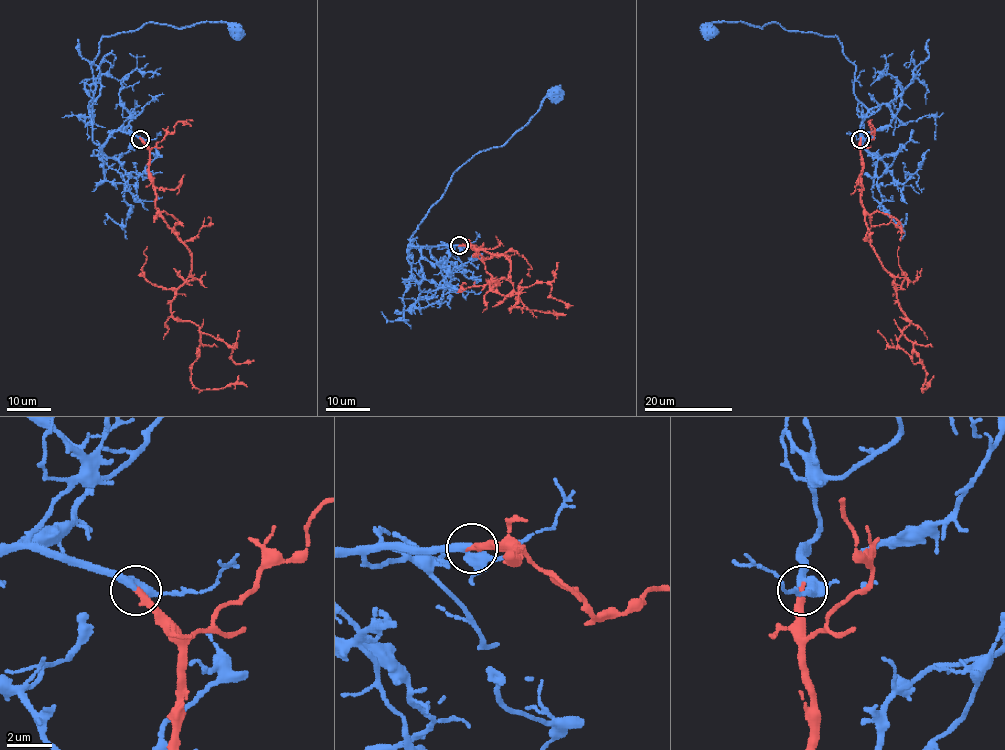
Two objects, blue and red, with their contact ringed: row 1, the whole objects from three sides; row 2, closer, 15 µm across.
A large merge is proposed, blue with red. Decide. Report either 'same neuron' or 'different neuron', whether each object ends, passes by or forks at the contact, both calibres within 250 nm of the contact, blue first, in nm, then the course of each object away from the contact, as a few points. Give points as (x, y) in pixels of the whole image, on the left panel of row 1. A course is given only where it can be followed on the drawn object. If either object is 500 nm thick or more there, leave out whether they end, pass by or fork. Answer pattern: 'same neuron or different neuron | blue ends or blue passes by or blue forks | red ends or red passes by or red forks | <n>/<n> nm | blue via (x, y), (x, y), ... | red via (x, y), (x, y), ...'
same neuron | blue passes by | red ends | 280/360 nm | blue via (140, 139), (116, 130), (102, 145), (93, 140), (90, 65), (100, 39), (148, 22), (235, 29) | red via (140, 139), (157, 213), (191, 254), (191, 274), (171, 302), (174, 318), (200, 331), (191, 382), (247, 386)

